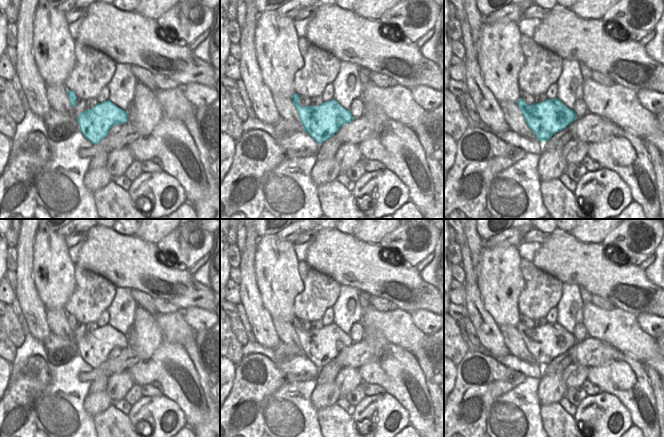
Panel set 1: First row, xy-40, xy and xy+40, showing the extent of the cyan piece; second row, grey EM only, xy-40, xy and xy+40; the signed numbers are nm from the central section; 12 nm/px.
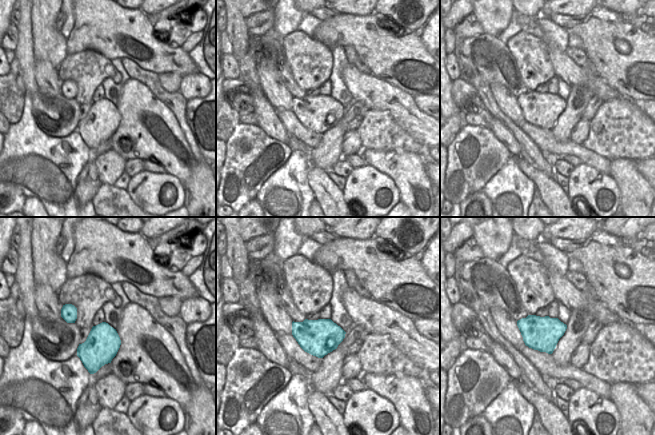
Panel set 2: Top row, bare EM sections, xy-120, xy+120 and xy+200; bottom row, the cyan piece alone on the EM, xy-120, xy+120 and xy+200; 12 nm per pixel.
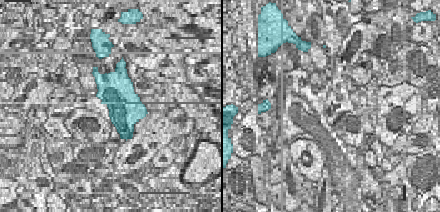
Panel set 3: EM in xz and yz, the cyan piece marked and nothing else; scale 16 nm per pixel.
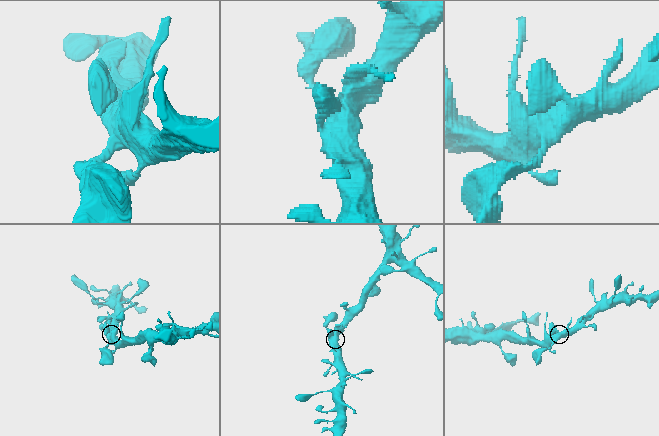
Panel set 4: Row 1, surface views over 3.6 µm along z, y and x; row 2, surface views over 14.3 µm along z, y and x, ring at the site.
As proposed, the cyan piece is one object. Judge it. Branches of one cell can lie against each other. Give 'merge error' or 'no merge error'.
no merge error

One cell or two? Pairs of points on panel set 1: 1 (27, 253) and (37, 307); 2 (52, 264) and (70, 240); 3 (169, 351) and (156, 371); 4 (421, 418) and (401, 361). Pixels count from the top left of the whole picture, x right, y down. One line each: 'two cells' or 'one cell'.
1: one cell
2: two cells
3: one cell
4: one cell

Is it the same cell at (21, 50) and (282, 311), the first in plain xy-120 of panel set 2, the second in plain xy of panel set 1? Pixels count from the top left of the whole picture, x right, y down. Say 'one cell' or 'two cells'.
two cells

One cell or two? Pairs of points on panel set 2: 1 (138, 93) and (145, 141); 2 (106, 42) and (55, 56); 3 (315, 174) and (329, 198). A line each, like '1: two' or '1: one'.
1: one
2: two
3: one

